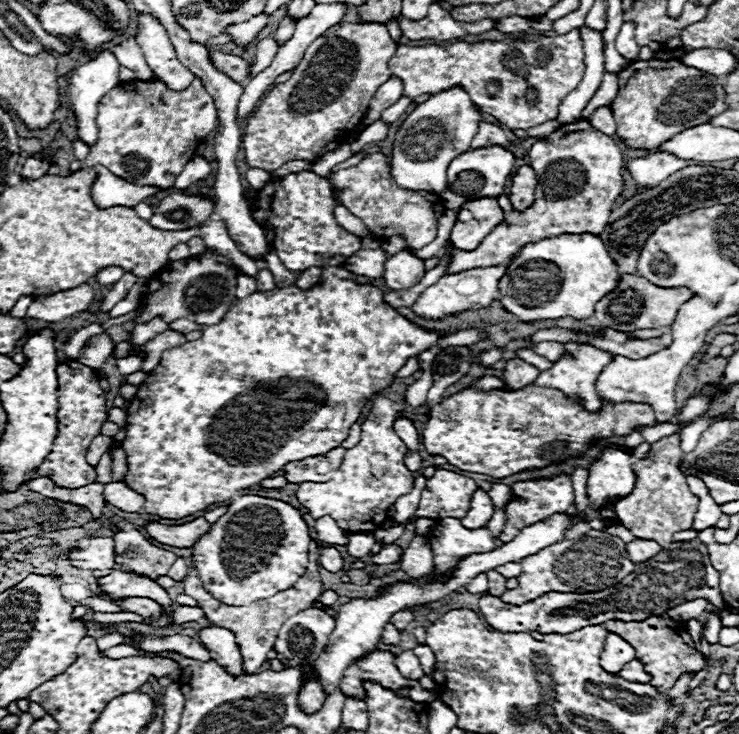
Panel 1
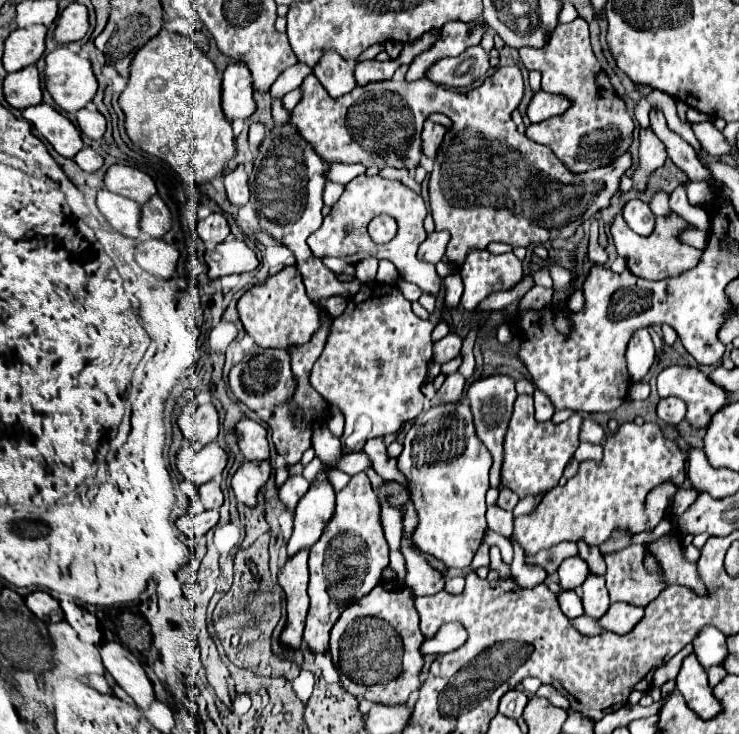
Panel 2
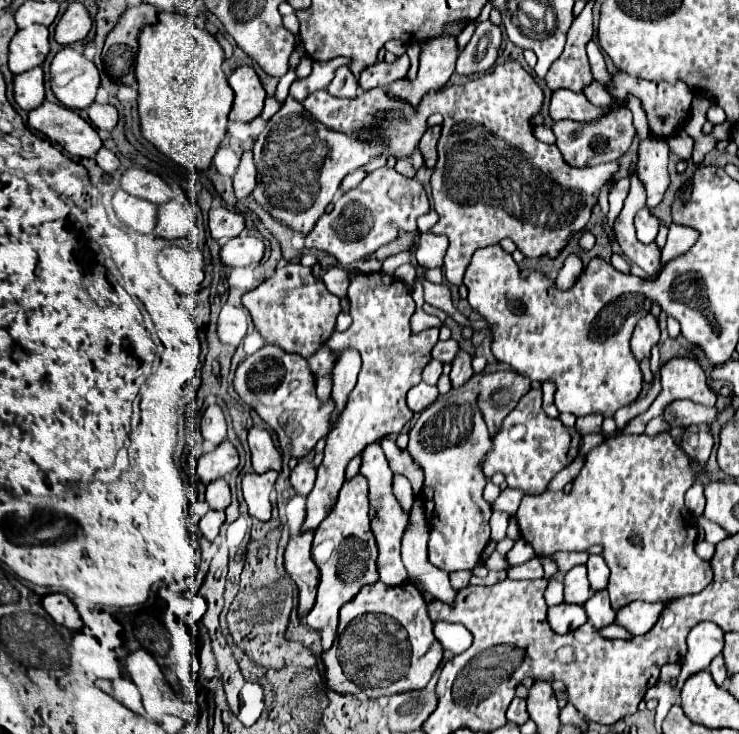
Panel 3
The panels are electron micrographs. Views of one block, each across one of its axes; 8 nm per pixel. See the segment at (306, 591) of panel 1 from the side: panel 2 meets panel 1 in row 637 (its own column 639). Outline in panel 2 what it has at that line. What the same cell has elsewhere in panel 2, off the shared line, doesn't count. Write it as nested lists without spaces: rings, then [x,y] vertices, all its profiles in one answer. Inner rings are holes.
[[[670,212],[668,216],[656,216],[656,228],[654,228],[652,236],[638,236],[636,232],[632,232],[628,228],[628,224],[618,214],[610,226],[610,232],[614,236],[618,256],[626,258],[628,270],[632,274],[636,274],[640,278],[648,278],[648,280],[664,280],[664,278],[680,276],[680,272],[688,272],[688,268],[694,268],[698,264],[700,250],[694,246],[688,246],[680,238],[690,228],[692,226],[686,220],[682,220],[682,216]]]

